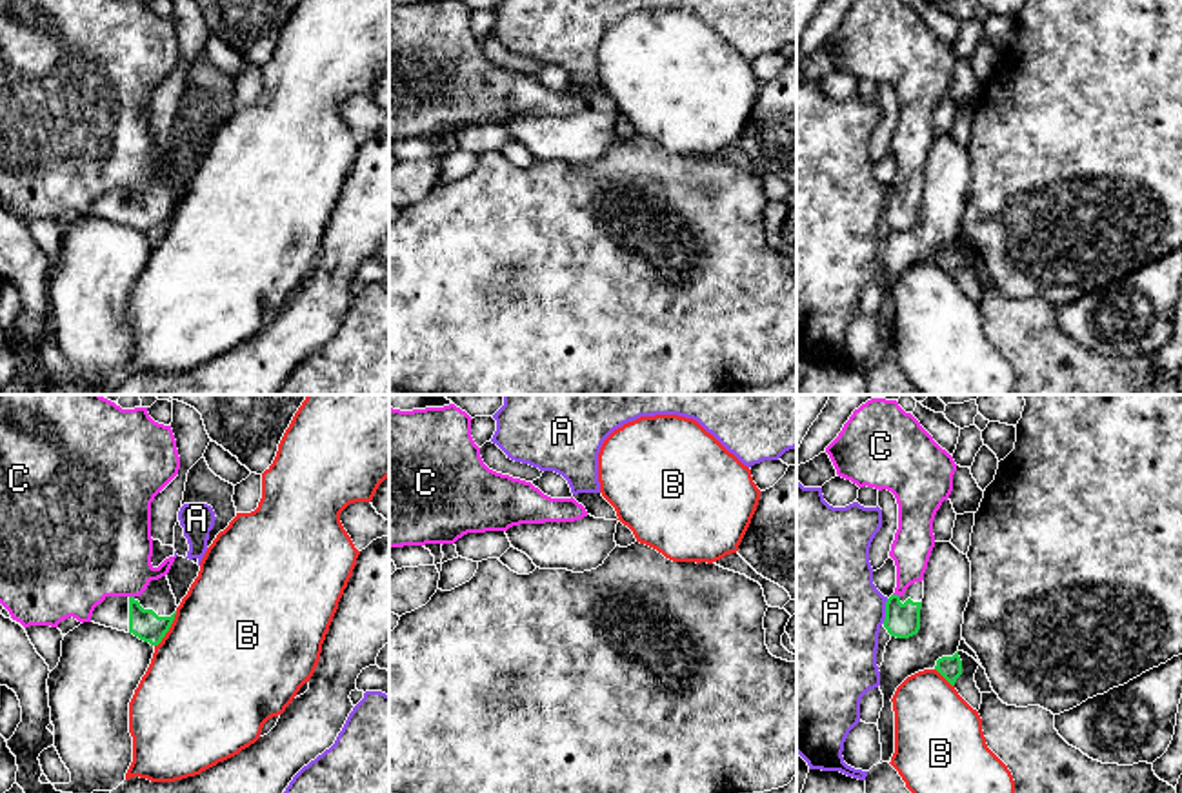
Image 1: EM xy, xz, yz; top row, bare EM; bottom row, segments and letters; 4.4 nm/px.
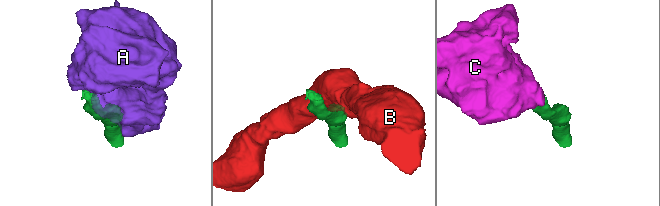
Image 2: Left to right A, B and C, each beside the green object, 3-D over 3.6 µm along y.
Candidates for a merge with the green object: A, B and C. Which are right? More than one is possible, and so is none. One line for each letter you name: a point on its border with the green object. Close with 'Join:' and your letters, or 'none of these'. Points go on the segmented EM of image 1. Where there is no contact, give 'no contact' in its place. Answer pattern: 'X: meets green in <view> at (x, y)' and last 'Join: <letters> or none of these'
C: meets green in yz at (897, 595)
Join: C

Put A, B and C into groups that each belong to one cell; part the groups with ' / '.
A / B / C

